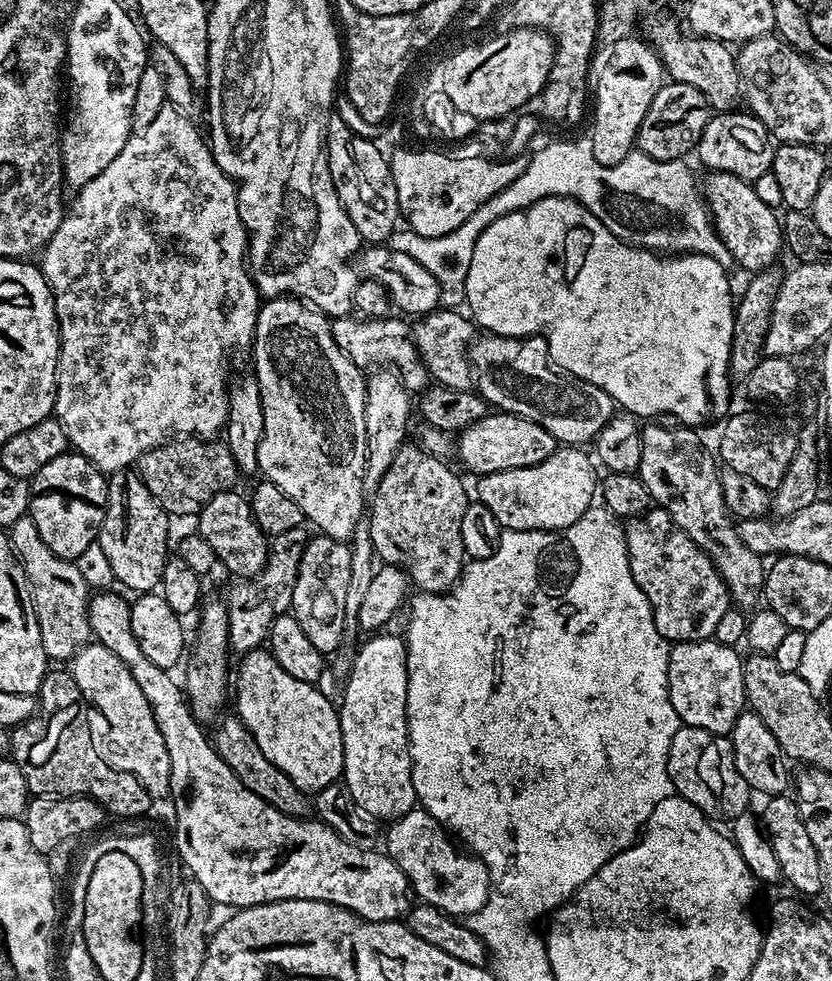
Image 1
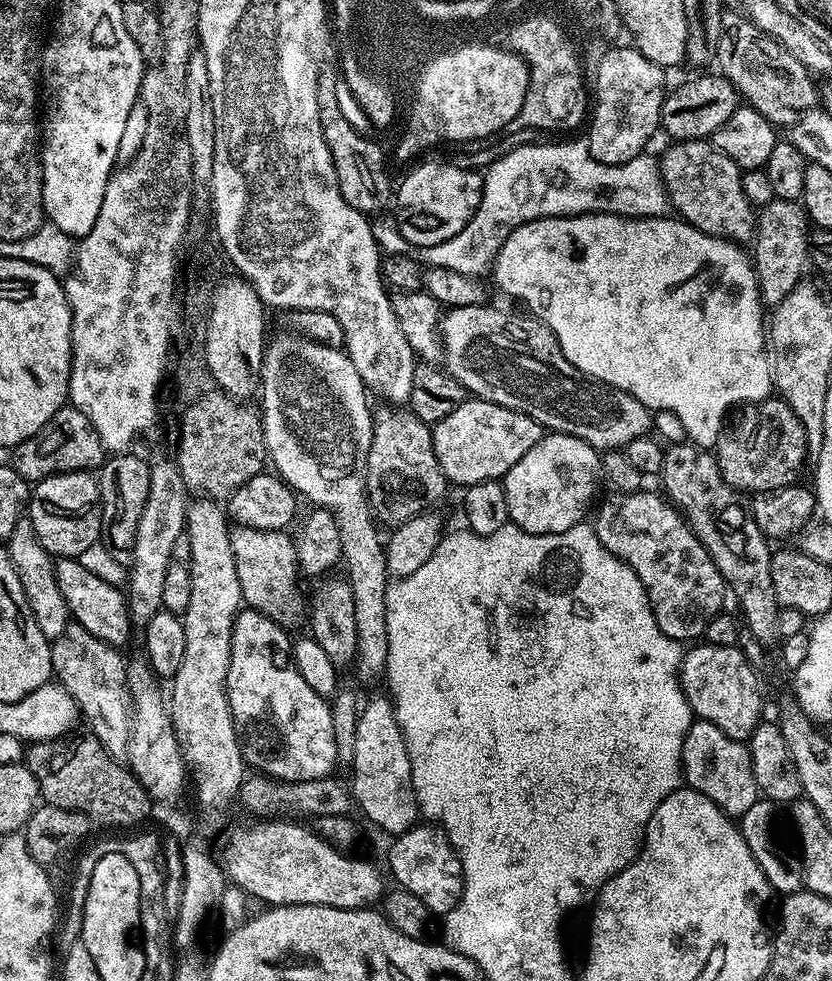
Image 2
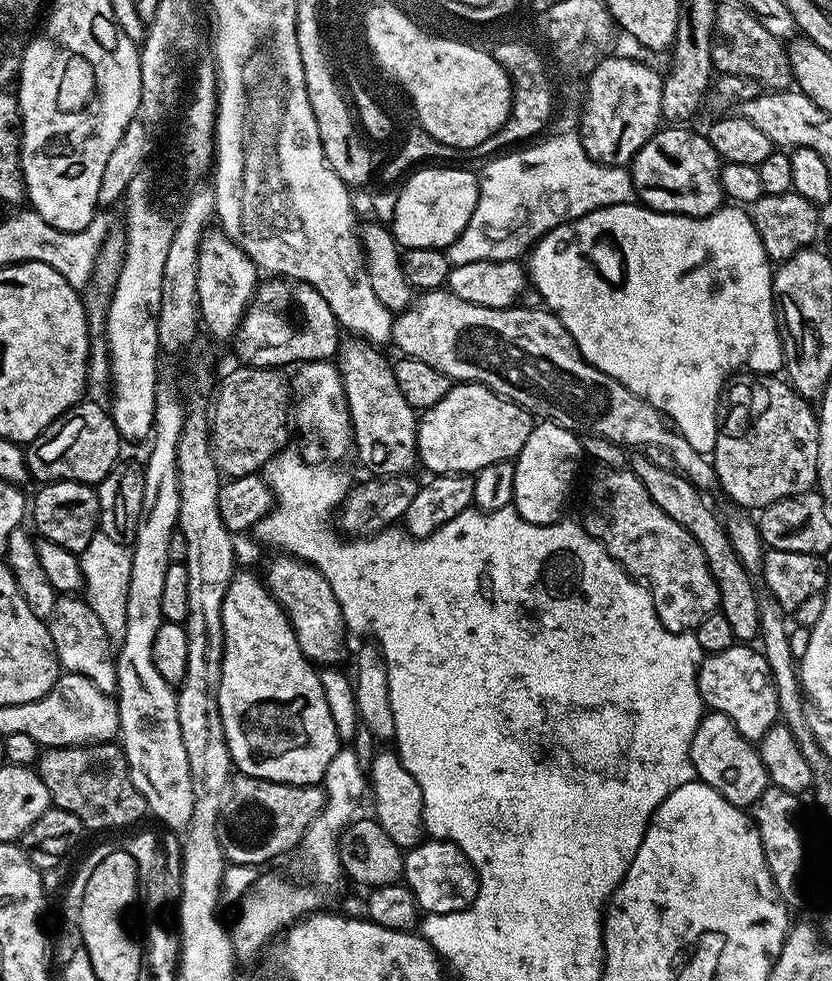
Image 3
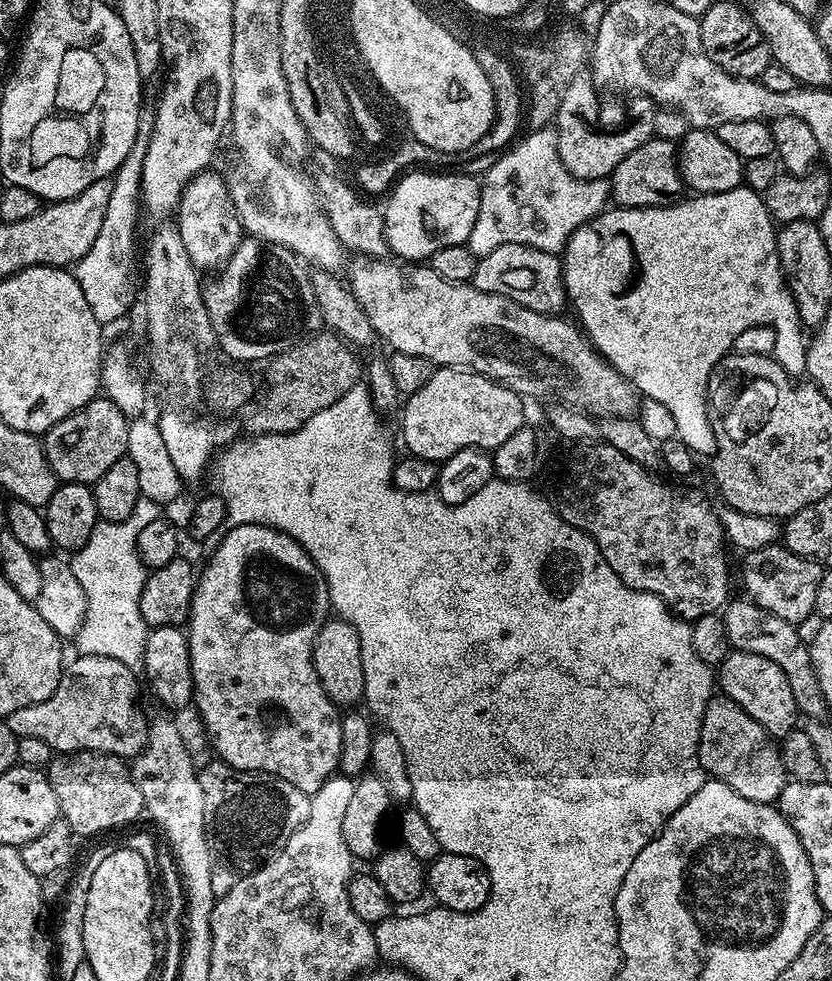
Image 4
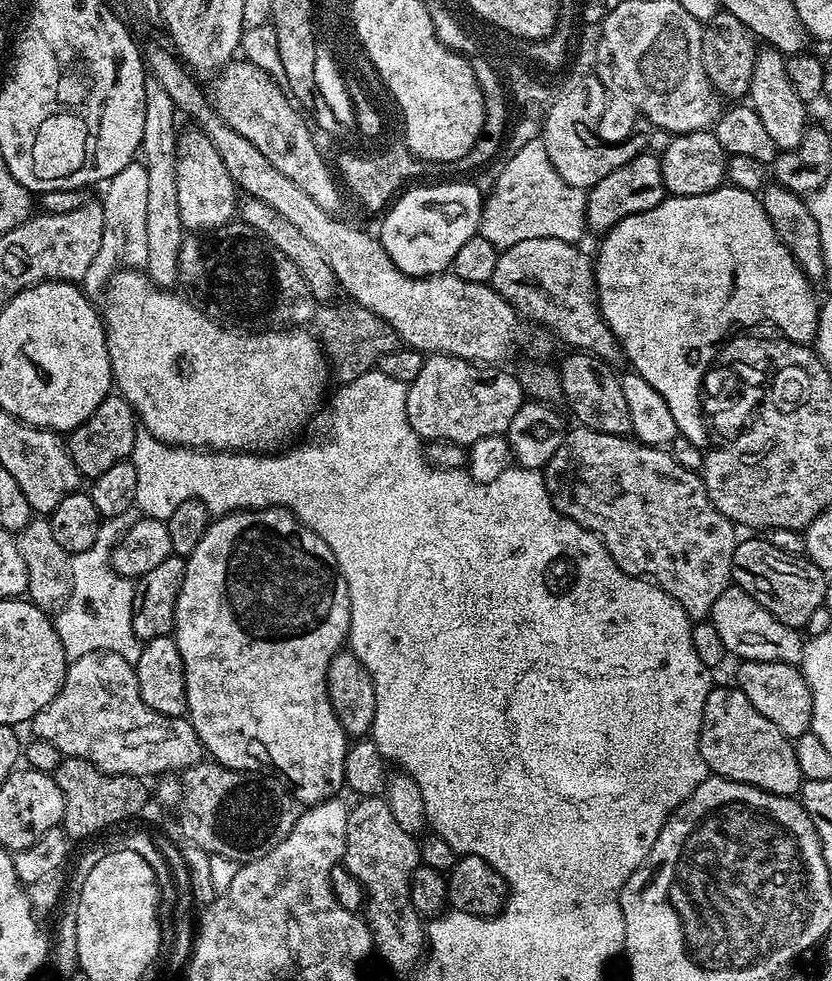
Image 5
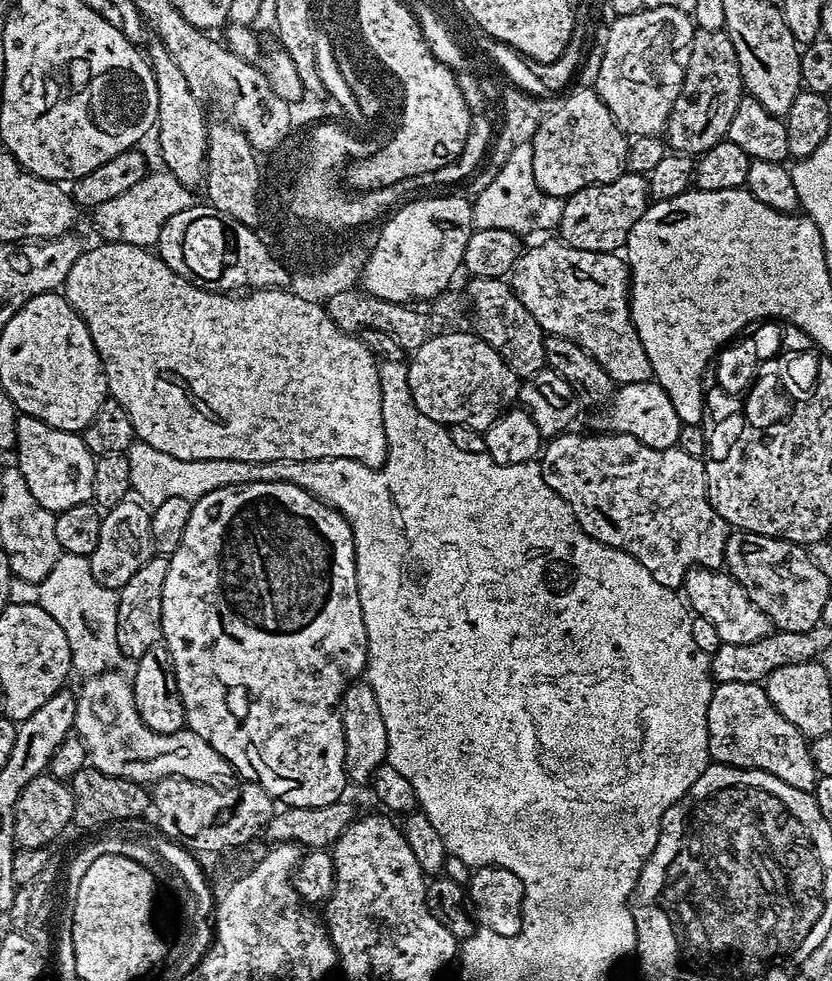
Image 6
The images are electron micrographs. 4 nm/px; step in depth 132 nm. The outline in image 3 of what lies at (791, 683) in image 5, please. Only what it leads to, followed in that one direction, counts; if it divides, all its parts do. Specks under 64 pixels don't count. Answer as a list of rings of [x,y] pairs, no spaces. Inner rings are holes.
[[[737,642],[730,650],[705,655],[700,663],[700,697],[711,711],[726,714],[730,722],[747,740],[759,742],[766,730],[778,722],[780,707],[770,666],[763,651],[756,652],[744,642]]]

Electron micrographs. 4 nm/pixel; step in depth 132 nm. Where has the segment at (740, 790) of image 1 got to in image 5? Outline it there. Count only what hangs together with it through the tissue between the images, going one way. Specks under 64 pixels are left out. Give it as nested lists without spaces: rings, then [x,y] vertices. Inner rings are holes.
[[[716,686],[709,692],[700,727],[700,753],[711,775],[749,784],[770,794],[795,797],[805,781],[802,770],[798,770],[795,743],[766,714],[758,714],[750,706],[750,698],[735,686]]]

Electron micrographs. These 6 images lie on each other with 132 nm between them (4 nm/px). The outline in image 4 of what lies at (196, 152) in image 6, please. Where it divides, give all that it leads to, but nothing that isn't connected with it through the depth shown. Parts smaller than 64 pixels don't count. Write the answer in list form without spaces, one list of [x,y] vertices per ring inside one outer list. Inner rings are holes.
[[[205,170],[199,172],[182,190],[180,206],[174,213],[175,223],[180,225],[182,243],[190,253],[190,262],[198,270],[216,268],[224,264],[241,247],[242,229],[234,202],[228,193],[228,181],[222,175]]]

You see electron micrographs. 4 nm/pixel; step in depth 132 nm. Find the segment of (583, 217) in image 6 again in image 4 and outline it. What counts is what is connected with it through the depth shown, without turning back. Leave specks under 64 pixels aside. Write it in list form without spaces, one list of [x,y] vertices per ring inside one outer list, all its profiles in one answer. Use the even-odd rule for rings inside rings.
[[[671,140],[646,141],[638,150],[626,154],[610,177],[611,199],[622,208],[664,208],[677,203],[682,196],[680,191],[685,188],[684,179],[680,177],[678,148]]]

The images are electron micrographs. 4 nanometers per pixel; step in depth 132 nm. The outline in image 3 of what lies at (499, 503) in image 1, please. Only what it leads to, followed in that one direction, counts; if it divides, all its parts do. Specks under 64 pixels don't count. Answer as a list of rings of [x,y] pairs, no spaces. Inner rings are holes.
[[[551,422],[533,423],[526,446],[514,461],[514,494],[511,507],[526,522],[554,524],[565,515],[564,503],[572,492],[582,459],[582,440],[577,433]]]

